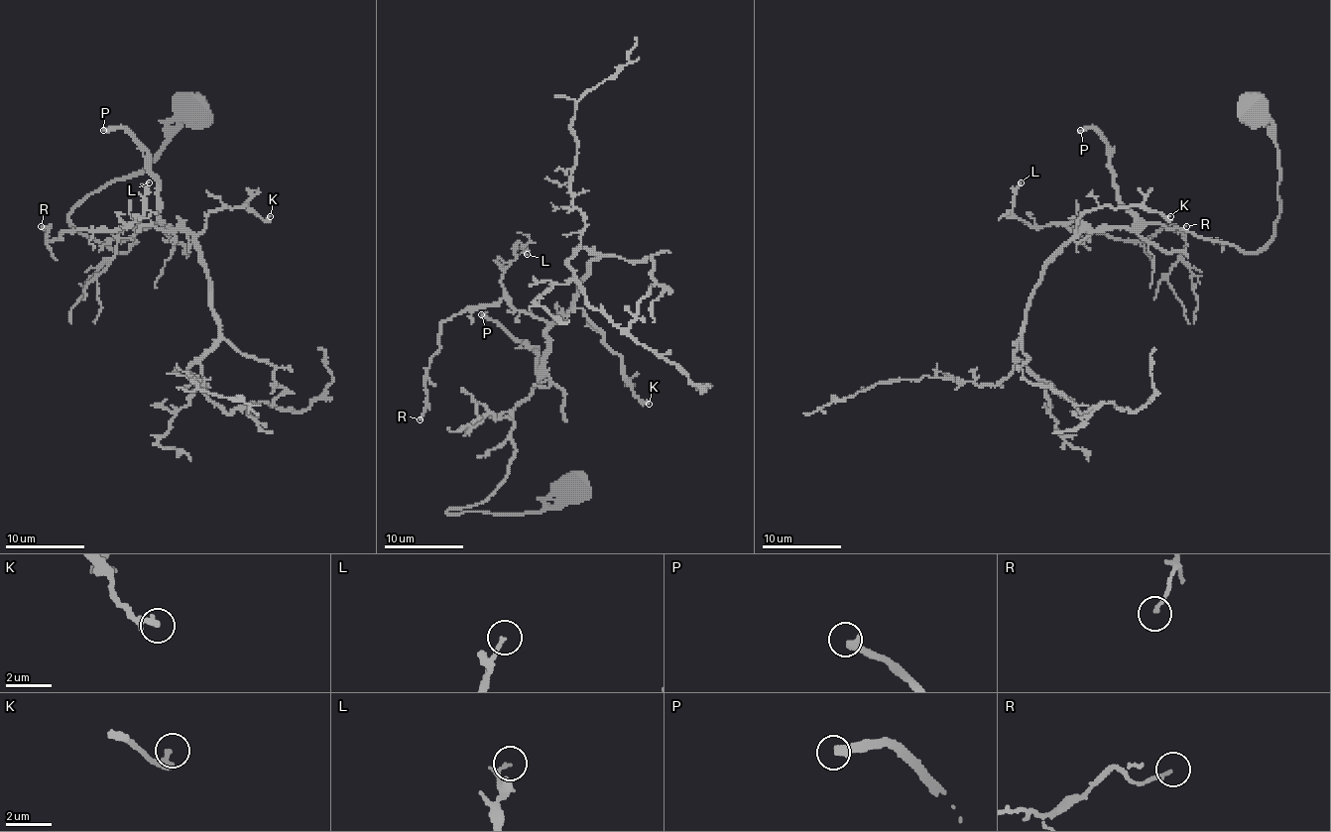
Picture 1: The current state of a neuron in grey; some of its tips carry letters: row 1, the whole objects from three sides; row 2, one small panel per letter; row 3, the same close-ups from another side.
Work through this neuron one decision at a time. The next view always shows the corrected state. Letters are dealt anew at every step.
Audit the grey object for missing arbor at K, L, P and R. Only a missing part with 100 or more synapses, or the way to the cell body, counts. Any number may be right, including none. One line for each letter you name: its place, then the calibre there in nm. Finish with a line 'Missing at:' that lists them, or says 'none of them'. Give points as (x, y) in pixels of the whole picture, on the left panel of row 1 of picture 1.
P: Place: (103, 130). Thickness 320 nm
Missing at: P

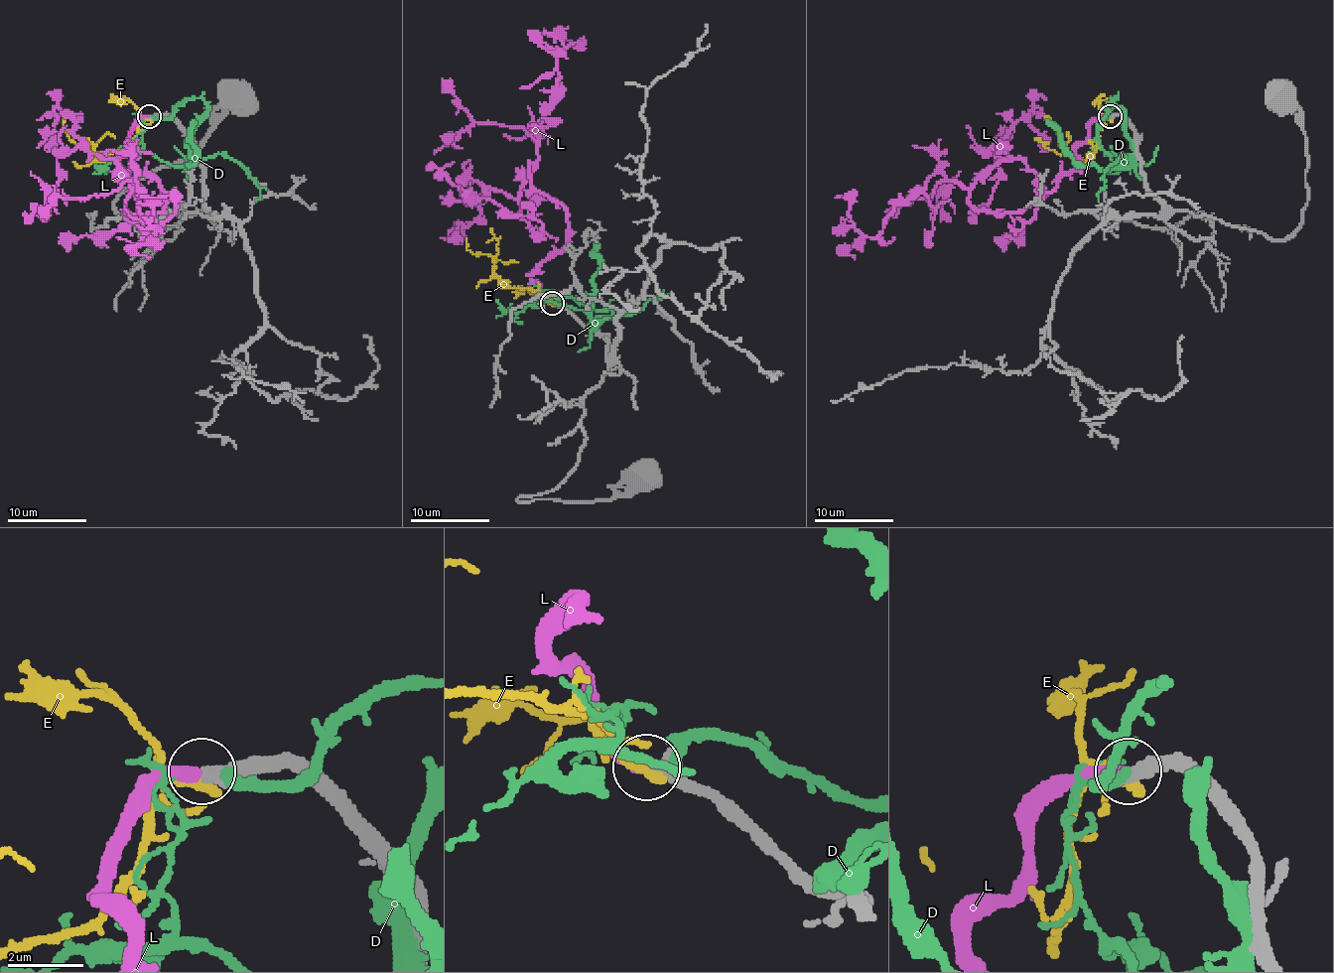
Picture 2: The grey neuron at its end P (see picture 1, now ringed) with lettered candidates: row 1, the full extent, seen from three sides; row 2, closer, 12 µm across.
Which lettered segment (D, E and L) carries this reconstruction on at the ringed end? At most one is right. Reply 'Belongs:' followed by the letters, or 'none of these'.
Belongs: L

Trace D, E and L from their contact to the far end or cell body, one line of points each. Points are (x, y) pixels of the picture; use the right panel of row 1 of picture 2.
D: (1110, 115), (1104, 119), (1116, 97), (1133, 162), (1116, 166), (1106, 154), (1118, 158), (1116, 172), (1106, 174)
E: (1110, 117), (1100, 121), (1094, 152), (1084, 160), (1078, 160), (1064, 152), (1054, 123), (1044, 115)
L: (1110, 117), (1018, 209), (977, 209), (971, 188), (1004, 160), (1036, 176), (1036, 215), (995, 237)

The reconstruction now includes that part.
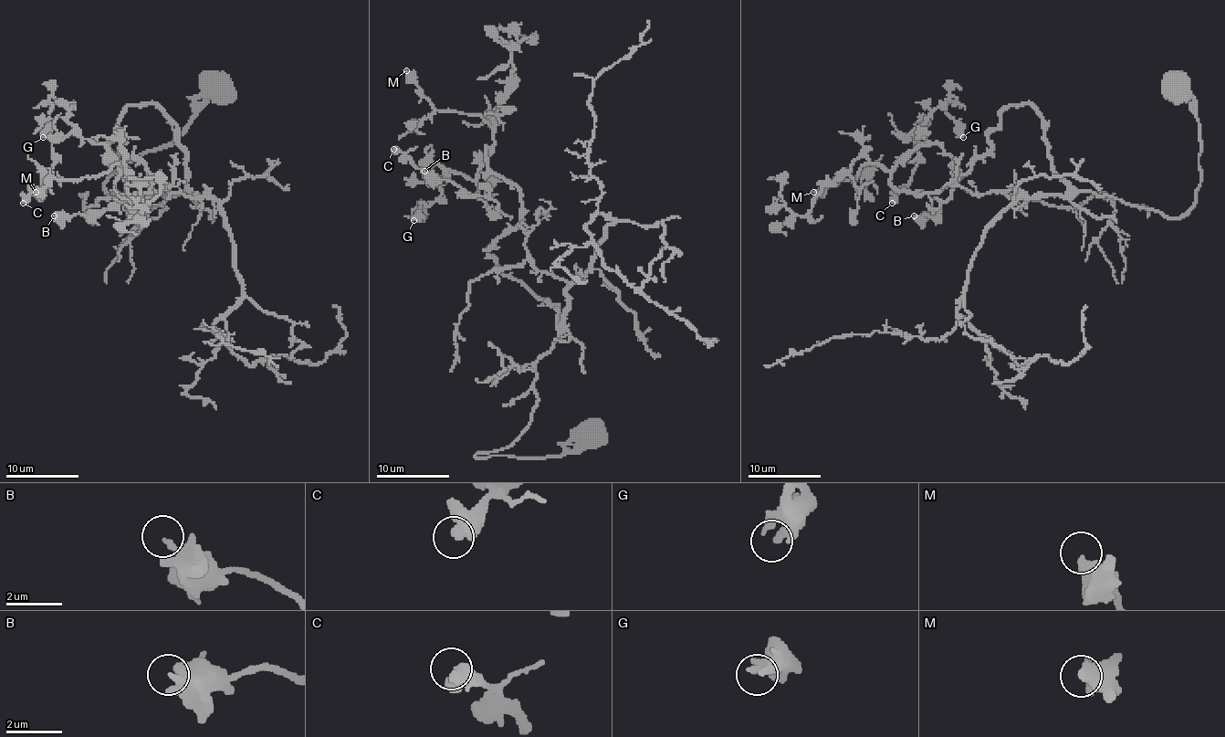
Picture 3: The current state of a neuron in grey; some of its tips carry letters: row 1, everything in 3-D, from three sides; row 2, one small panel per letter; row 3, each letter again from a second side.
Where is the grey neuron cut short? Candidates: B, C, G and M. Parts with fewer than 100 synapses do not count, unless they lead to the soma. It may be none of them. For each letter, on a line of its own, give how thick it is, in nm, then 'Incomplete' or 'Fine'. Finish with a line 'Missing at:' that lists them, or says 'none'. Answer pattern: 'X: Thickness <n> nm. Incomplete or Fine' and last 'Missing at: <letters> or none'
B: Thickness 240 nm. Fine
C: Thickness 440 nm. Fine
G: Thickness 280 nm. Fine
M: Thickness 460 nm. Fine
Missing at: none

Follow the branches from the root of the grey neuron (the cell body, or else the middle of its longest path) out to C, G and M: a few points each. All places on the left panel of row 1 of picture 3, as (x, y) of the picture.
C: (219, 84), (105, 184), (158, 217), (186, 166), (154, 104), (118, 128), (149, 192), (70, 133), (23, 203)
G: (219, 84), (105, 184), (158, 217), (186, 166), (154, 104), (118, 128), (149, 192), (61, 102), (43, 137)
M: (219, 84), (105, 184), (158, 217), (186, 166), (154, 104), (118, 128), (149, 192), (121, 164), (36, 192)

